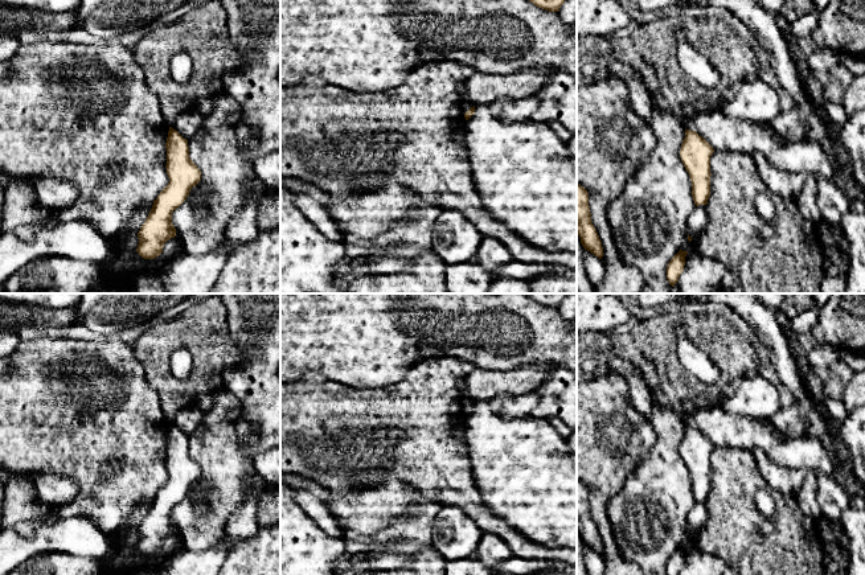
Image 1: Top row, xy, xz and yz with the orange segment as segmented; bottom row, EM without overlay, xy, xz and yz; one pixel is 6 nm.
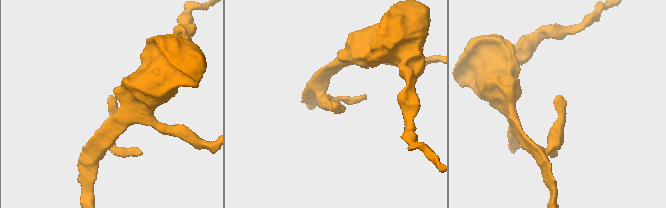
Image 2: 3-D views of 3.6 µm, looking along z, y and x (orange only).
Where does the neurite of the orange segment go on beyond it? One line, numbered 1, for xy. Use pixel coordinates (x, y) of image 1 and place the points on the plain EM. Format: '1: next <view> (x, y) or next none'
1: next none

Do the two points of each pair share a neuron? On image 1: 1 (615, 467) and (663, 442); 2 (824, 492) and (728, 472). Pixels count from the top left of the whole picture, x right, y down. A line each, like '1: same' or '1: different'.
1: different
2: different

